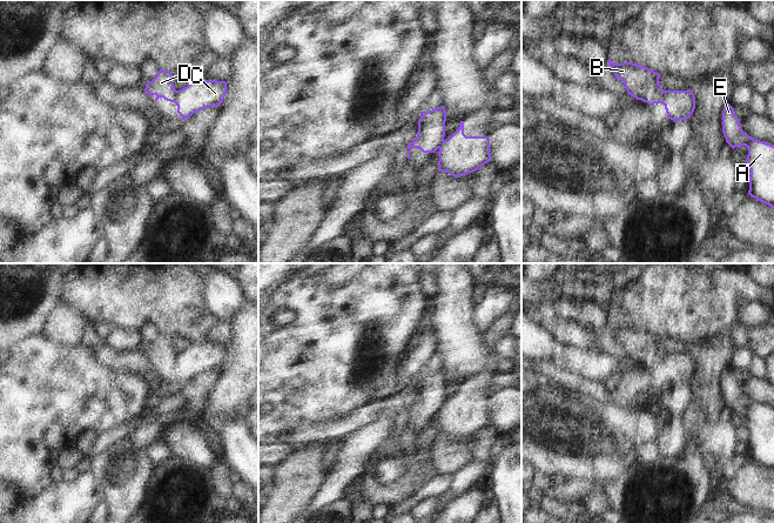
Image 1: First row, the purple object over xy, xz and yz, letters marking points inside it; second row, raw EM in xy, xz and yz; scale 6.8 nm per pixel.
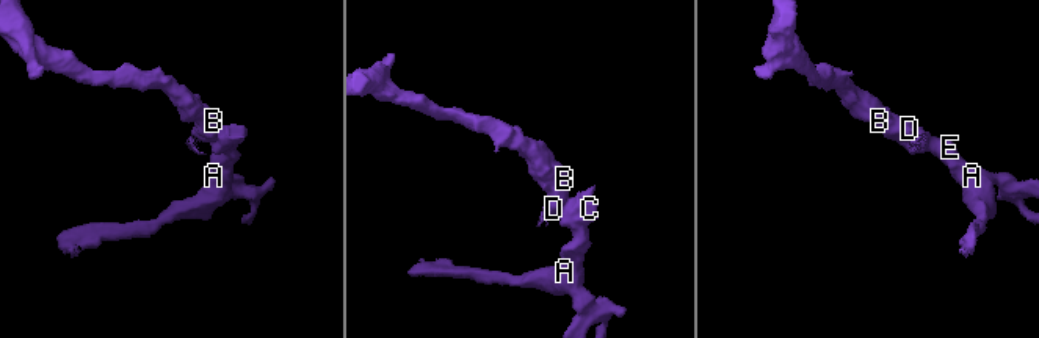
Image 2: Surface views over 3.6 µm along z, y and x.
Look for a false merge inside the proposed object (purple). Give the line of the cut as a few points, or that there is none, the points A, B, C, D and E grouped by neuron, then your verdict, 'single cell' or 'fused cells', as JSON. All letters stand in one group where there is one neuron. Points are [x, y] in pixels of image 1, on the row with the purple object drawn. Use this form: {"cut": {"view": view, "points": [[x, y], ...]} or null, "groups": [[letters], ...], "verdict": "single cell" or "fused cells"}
{"cut": {"view": "yz", "points": [[666, 91], [665, 99], [661, 102]]}, "groups": [["A", "C", "E"], ["B", "D"]], "verdict": "fused cells"}

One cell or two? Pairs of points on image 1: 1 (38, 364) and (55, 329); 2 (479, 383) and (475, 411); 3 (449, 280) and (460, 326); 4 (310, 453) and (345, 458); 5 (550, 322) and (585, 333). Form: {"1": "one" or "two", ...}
{"1": "two", "2": "one", "3": "one", "4": "two", "5": "one"}

